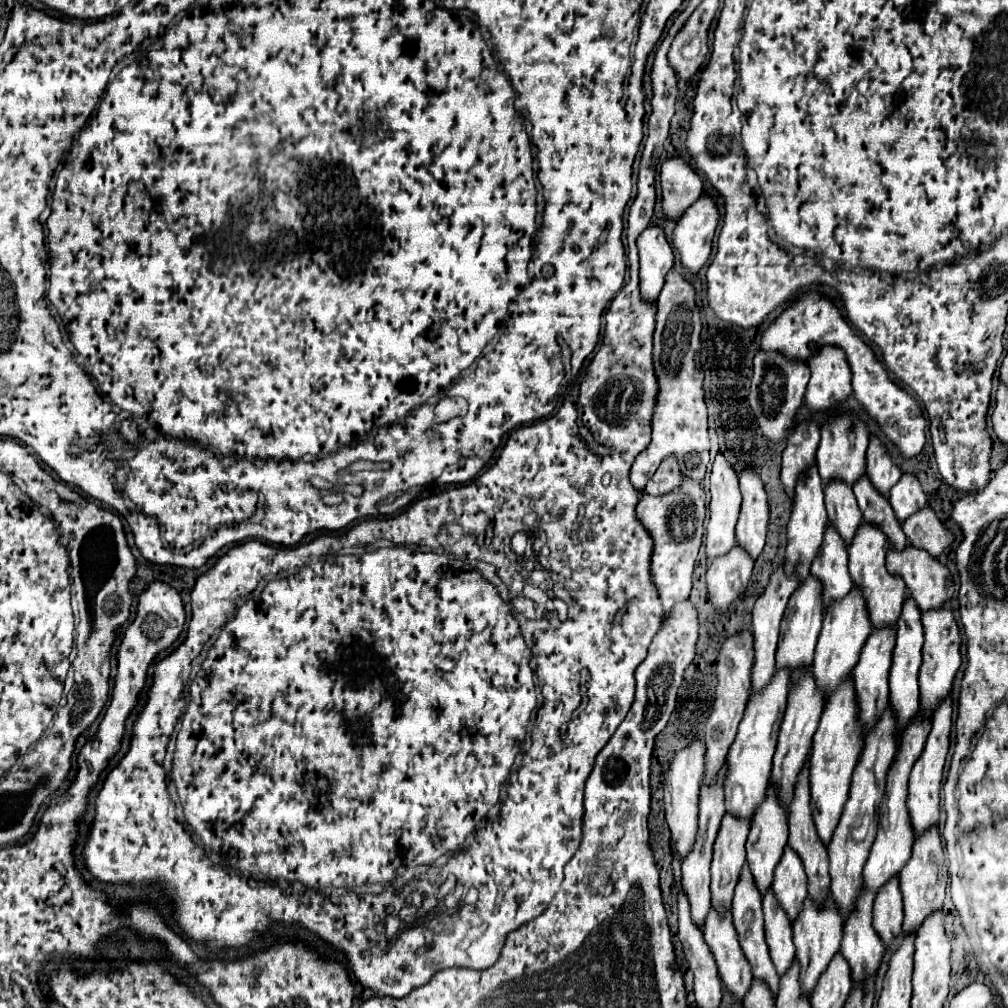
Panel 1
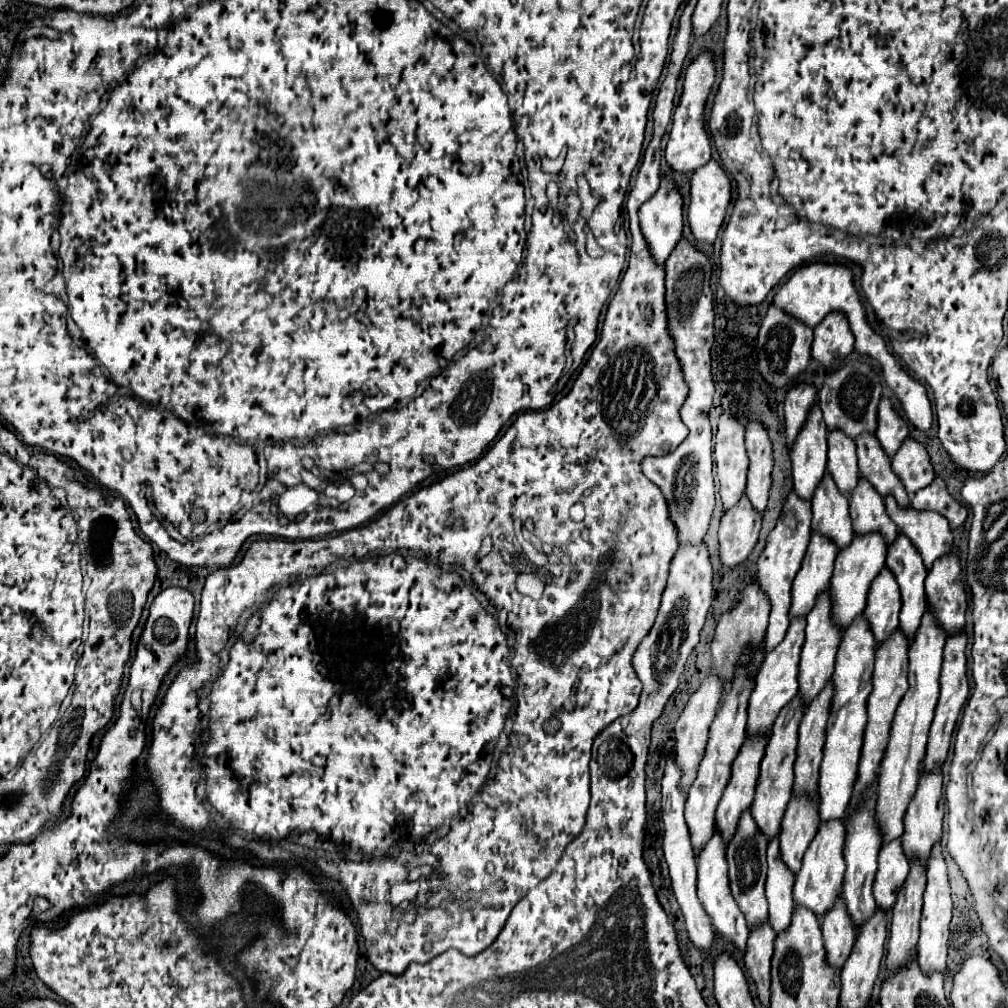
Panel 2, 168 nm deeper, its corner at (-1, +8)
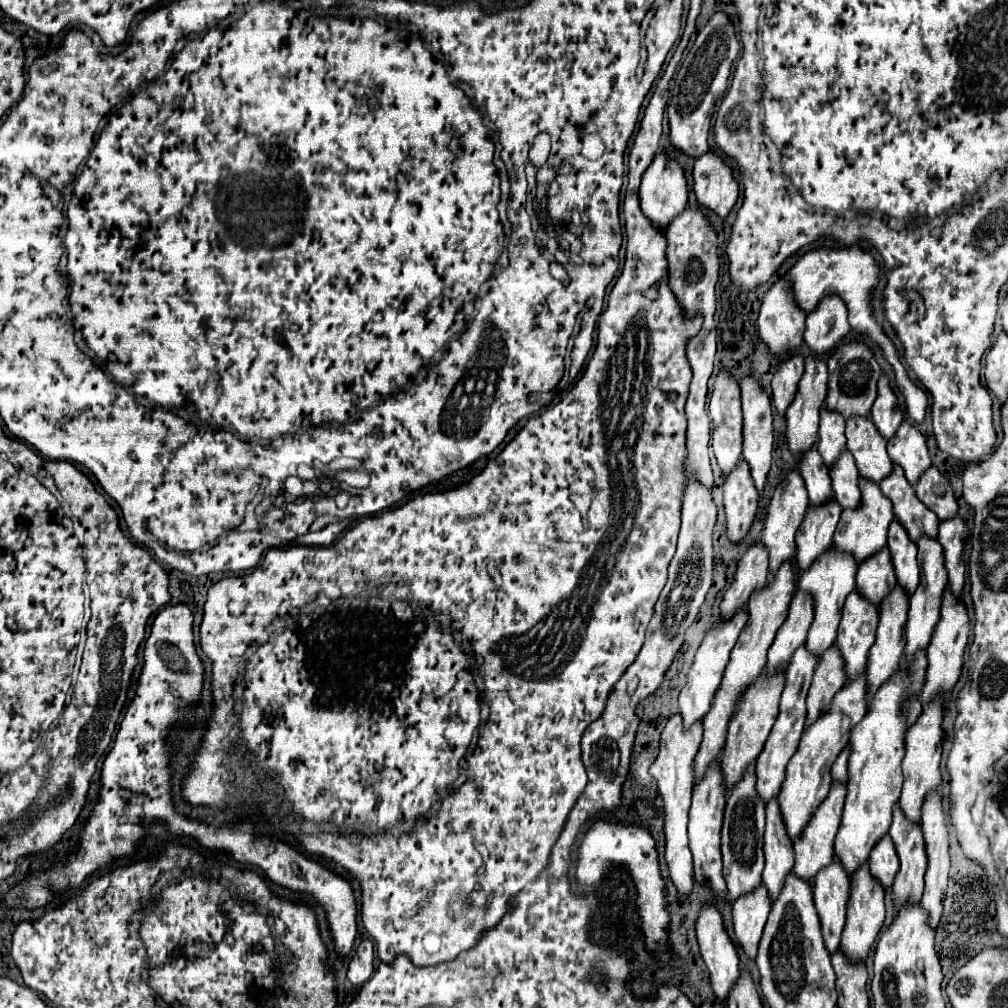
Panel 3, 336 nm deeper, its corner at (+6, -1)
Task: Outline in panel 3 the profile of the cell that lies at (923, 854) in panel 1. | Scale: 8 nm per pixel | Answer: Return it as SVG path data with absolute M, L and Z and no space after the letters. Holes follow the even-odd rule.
M934 701L934 705L924 705L922 717L908 729L906 733L906 757L902 761L902 773L904 773L904 787L900 795L900 809L906 815L910 823L920 823L922 819L922 805L934 789L940 787L940 753L942 753L942 705Z

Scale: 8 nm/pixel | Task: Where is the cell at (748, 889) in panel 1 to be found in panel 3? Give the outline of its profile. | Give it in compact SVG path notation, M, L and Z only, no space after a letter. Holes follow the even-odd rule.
M752 765L750 771L746 771L744 779L734 787L734 791L730 791L724 811L722 861L724 861L724 879L732 901L736 901L746 893L752 893L758 885L762 885L760 877L764 869L762 841L764 841L764 805L762 801L758 801L754 793L754 765Z

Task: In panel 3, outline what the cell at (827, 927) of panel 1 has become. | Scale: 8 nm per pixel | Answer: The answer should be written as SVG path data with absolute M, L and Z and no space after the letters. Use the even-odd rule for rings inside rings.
M832 785L830 797L826 797L826 801L822 803L822 809L818 809L818 813L814 813L814 821L810 821L810 825L806 825L806 833L802 833L802 837L798 837L798 841L794 843L796 863L794 863L792 873L794 873L798 879L808 881L810 885L814 883L818 871L822 871L824 867L832 865L832 859L834 859L834 837L836 837L836 833L838 833L844 797L846 797L844 785Z

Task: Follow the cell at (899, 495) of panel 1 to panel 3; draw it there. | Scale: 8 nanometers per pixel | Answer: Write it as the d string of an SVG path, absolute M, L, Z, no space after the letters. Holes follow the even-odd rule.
M908 421L900 425L894 441L888 443L888 455L894 465L900 465L904 469L910 485L916 485L920 475L930 467L926 439Z

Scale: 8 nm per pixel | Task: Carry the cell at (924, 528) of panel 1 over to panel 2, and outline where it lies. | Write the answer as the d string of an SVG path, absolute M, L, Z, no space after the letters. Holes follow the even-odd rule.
M935 478L933 484L921 488L921 492L917 492L911 498L911 504L915 510L933 510L939 512L941 516L945 516L949 520L949 524L953 528L959 528L965 518L967 518L967 508L961 506L949 492L947 486L941 478Z

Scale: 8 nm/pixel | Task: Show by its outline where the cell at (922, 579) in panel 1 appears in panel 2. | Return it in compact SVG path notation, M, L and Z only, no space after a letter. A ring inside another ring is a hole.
M887 496L885 504L891 520L905 536L909 536L909 540L921 552L927 570L939 556L951 552L953 548L951 526L937 512L917 512L911 506L897 508L897 504L893 504L893 496Z

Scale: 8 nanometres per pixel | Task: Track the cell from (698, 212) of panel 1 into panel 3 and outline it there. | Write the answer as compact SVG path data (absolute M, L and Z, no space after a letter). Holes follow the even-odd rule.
M706 153L696 159L692 179L698 205L724 219L738 199L738 181L732 169L714 153Z

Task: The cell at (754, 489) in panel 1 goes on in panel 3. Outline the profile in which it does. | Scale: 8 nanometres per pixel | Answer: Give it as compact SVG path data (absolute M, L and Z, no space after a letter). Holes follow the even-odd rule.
M744 379L740 383L742 389L742 413L744 413L744 461L750 467L750 475L754 479L754 487L758 493L762 493L766 485L766 475L770 471L772 463L772 445L774 445L774 427L772 427L772 411L770 411L770 399L762 391L762 387L752 379Z

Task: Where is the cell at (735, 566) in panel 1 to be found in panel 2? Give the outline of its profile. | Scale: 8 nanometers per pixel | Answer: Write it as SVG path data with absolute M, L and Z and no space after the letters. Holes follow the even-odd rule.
M743 494L741 500L729 508L721 518L719 528L719 548L721 562L725 566L741 564L757 544L761 530L761 514L749 504L749 498Z

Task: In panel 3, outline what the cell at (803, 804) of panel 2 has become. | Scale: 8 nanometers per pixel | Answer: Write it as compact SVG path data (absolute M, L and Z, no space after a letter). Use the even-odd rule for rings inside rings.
M862 675L862 677L858 677L858 681L852 681L850 685L842 687L836 693L836 697L830 705L830 711L826 715L822 715L814 725L804 729L804 735L798 743L798 753L794 753L794 757L790 759L790 765L786 769L786 781L778 795L786 833L792 841L796 841L802 835L804 827L810 823L812 815L816 813L816 809L822 805L822 801L830 793L830 787L832 787L830 765L834 763L838 753L848 745L852 725L860 723L866 715L864 695L866 695L866 679Z

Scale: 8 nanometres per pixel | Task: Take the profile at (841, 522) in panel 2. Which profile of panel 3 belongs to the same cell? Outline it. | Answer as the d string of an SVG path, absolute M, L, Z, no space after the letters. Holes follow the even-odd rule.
M812 449L800 457L798 471L806 481L810 505L822 507L822 505L830 503L830 499L834 497L830 471L826 469L826 465L822 465L822 457L818 457L816 449Z

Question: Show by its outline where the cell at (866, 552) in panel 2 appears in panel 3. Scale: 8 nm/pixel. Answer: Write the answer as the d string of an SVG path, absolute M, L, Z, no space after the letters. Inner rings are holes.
M860 479L860 485L862 485L862 509L850 509L850 513L842 513L838 529L834 533L836 551L848 553L858 565L886 547L888 525L894 519L892 505L886 497L882 497L882 491L878 489L878 485L866 485L866 481L862 479Z

